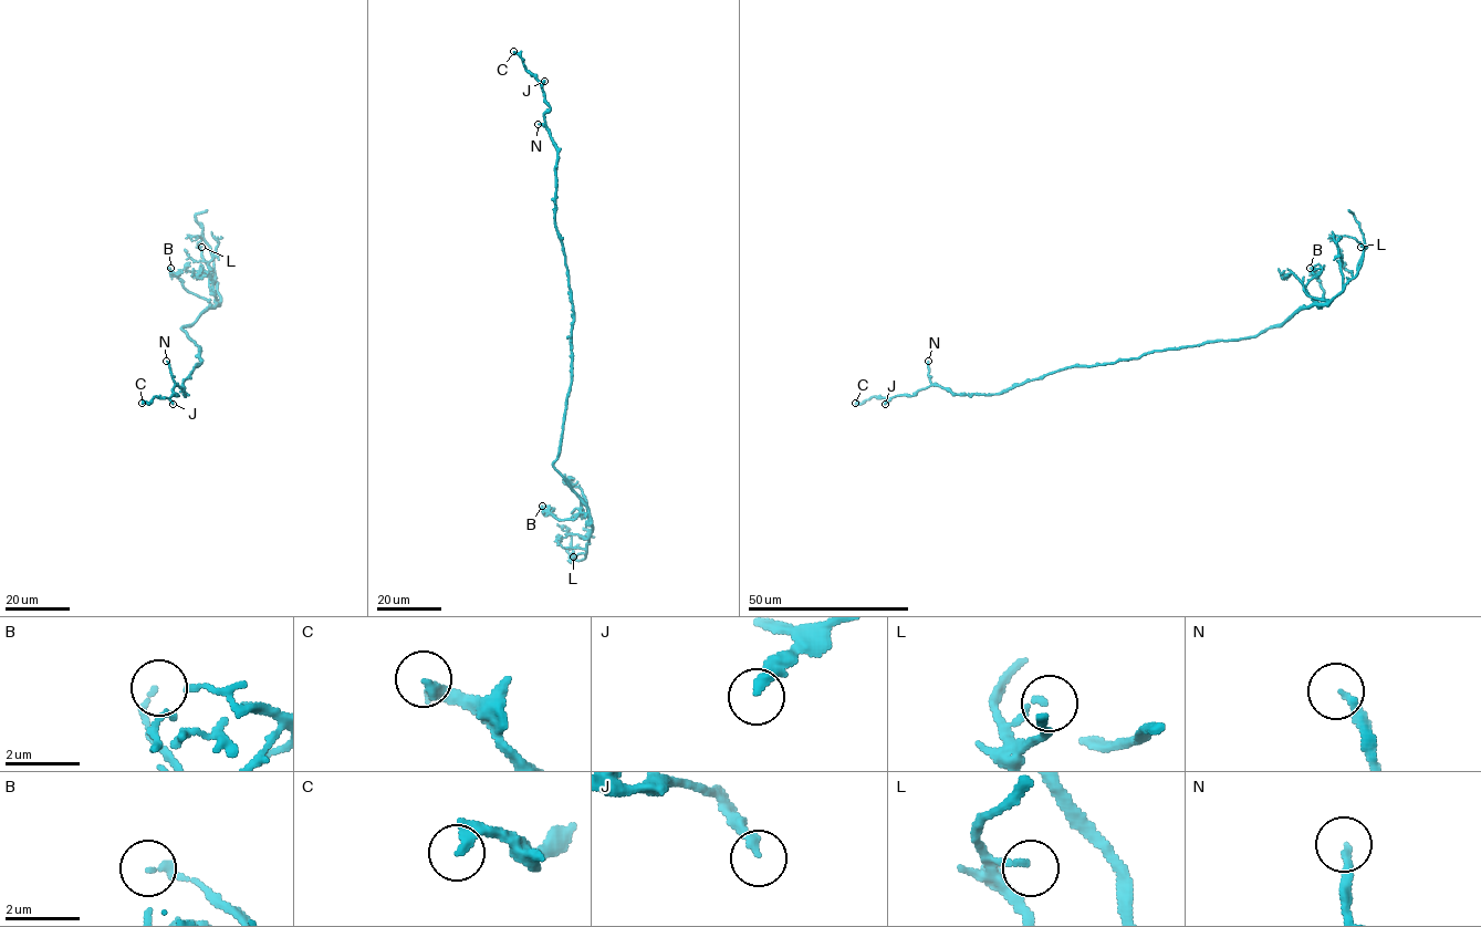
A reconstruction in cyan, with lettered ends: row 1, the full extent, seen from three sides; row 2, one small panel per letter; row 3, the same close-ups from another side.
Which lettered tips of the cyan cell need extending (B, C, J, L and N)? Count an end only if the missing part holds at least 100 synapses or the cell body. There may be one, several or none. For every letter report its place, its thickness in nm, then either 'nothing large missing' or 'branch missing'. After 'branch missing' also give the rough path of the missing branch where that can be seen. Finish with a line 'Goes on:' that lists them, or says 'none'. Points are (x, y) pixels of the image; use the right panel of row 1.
B: (1310, 268) | 160 nm | nothing large missing
C: (855, 403) | 320 nm | branch missing | (855, 403), (843, 397), (830, 412), (827, 394), (861, 399), (869, 434), (905, 423), (894, 437)
J: (885, 404) | 280 nm | nothing large missing
L: (1360, 247) | 140 nm | nothing large missing
N: (928, 361) | 180 nm | branch missing | (928, 361), (917, 312), (930, 279), (965, 248), (968, 217), (989, 196), (1001, 163), (1000, 106), (970, 95)
Goes on: C, N

